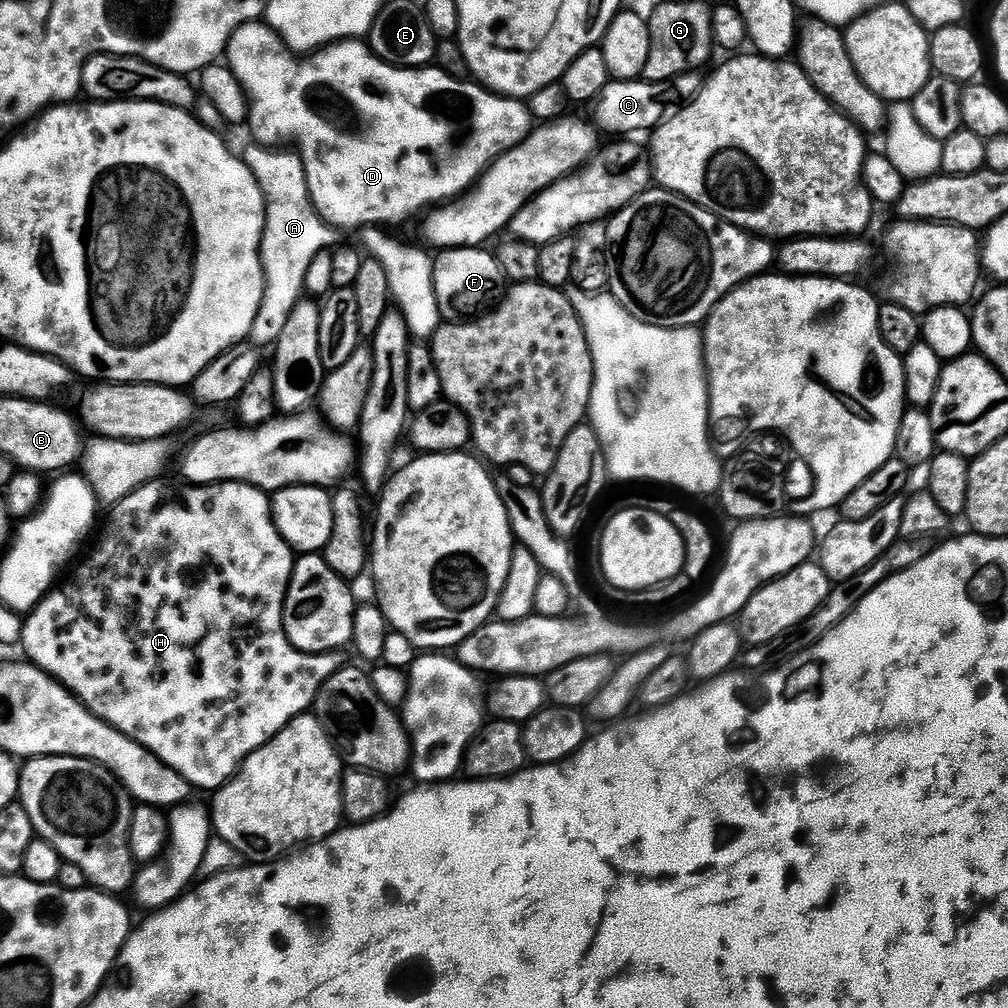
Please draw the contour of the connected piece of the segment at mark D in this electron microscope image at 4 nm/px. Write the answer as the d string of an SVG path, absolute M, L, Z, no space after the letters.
M253 22L237 28L236 33L230 38L226 53L227 67L238 78L238 82L248 93L250 107L248 109L247 123L252 124L252 132L262 142L280 142L276 140L296 140L295 147L306 170L306 182L310 190L312 205L327 224L337 230L353 228L359 230L369 226L388 226L384 224L404 224L411 216L419 214L423 208L431 209L433 206L443 205L445 202L455 201L463 197L479 181L480 177L492 167L498 157L504 155L514 146L518 146L527 138L534 121L531 112L519 99L501 96L476 82L456 80L446 74L439 66L426 68L398 68L394 64L387 64L379 60L367 43L356 40L337 42L314 55L302 64L294 62L295 57L285 48L283 41L267 23Z

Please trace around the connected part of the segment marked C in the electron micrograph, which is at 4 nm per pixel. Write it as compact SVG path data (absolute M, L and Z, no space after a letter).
M699 71L683 72L672 80L663 80L657 84L643 78L638 80L612 80L602 90L595 105L600 115L599 127L608 132L644 132L655 129L657 124L664 123L670 110L692 100L702 87L702 76Z

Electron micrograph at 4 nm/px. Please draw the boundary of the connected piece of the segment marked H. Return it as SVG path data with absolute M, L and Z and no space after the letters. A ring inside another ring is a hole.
M149 482L143 484L141 488L135 488L126 498L122 498L119 504L111 505L108 516L108 525L104 528L104 533L100 536L100 541L96 544L96 549L88 556L88 561L81 566L76 572L76 580L69 582L65 588L57 587L48 593L37 608L33 608L27 613L24 620L24 639L22 641L22 649L29 661L36 667L48 673L48 675L60 681L89 712L92 712L98 719L104 720L112 728L116 728L123 736L128 736L132 740L137 740L142 747L150 750L162 762L166 762L166 766L170 766L178 774L182 774L182 778L186 778L193 789L212 788L211 790L219 790L240 771L240 766L244 759L250 754L254 754L254 750L258 750L266 742L270 742L270 738L274 738L274 734L278 734L288 725L294 718L305 715L315 705L316 695L319 694L321 686L330 679L333 674L342 666L340 660L341 653L333 650L322 653L302 653L288 641L288 635L284 629L284 600L288 596L288 583L292 578L292 565L294 563L294 550L282 538L282 534L276 529L275 522L272 521L272 502L269 493L263 492L260 488L255 488L249 484L201 484L199 486L183 486L184 488L167 488L161 482Z

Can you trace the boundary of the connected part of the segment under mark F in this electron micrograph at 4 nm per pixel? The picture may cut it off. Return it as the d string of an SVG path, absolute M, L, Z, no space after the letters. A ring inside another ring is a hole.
M483 247L444 250L434 260L434 290L441 321L462 324L478 320L504 299L510 284L499 259Z

